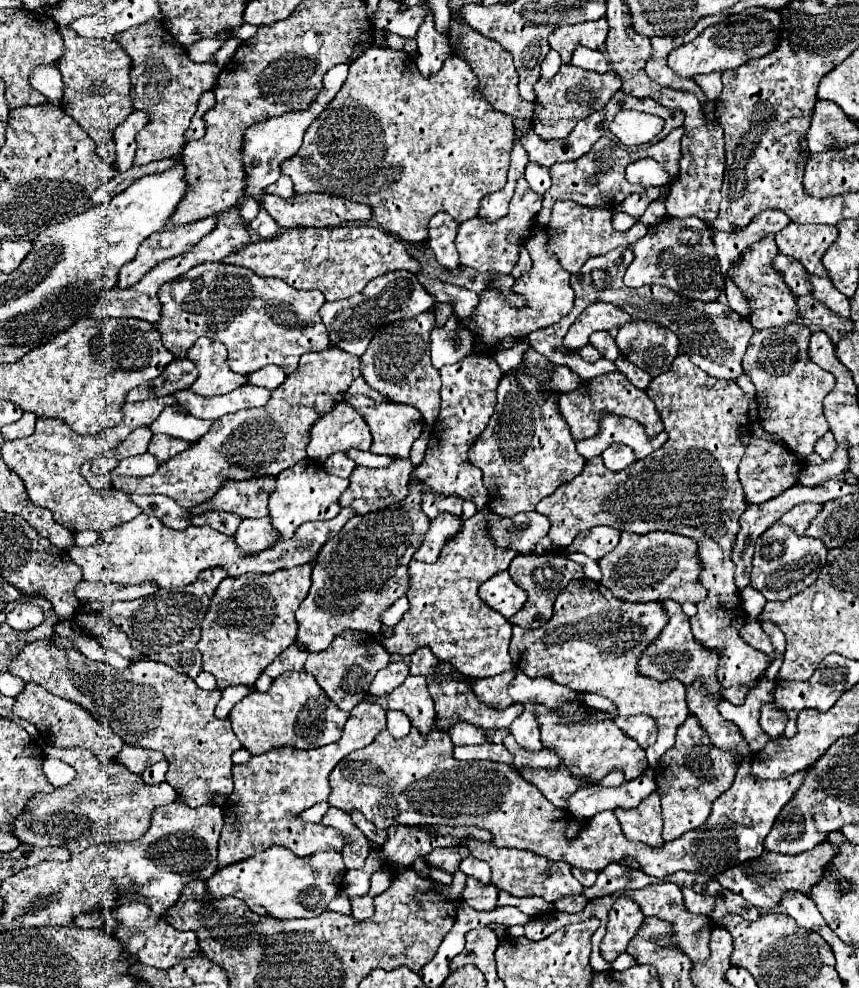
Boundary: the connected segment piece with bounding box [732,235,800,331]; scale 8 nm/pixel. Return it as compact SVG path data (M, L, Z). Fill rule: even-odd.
M766 235L764 239L752 243L744 255L740 255L740 263L732 267L732 281L740 291L746 295L750 305L748 321L756 331L768 329L768 327L784 327L794 323L800 317L800 311L796 307L796 295L792 295L790 287L784 283L784 275L772 267L772 259L778 255L778 247L774 243L774 235Z

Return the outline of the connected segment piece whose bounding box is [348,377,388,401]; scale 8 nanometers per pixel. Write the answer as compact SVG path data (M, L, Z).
M356 377L356 379L352 381L352 385L350 385L348 393L352 393L352 395L362 393L362 395L366 395L366 397L370 397L370 399L376 399L376 401L386 401L386 399L388 399L386 395L382 395L382 393L374 391L374 389L372 389L372 387L362 379L362 377Z

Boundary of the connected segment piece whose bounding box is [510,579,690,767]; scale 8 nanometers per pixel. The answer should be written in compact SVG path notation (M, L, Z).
M572 579L568 587L558 595L554 603L554 615L544 627L538 629L522 629L512 625L512 641L510 641L510 655L516 667L520 667L528 677L548 677L560 685L566 685L574 691L590 691L598 693L616 703L618 715L650 715L658 721L658 735L656 742L646 749L646 757L650 767L656 767L660 757L666 749L674 745L676 729L686 721L688 707L686 707L686 687L680 681L654 681L640 671L636 671L636 661L648 649L648 643L660 635L662 627L668 625L668 615L664 615L664 607L658 601L650 603L626 603L614 599L612 593L596 581L588 579Z

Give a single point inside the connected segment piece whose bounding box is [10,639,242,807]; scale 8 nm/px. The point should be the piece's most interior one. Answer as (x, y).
(149, 704)

